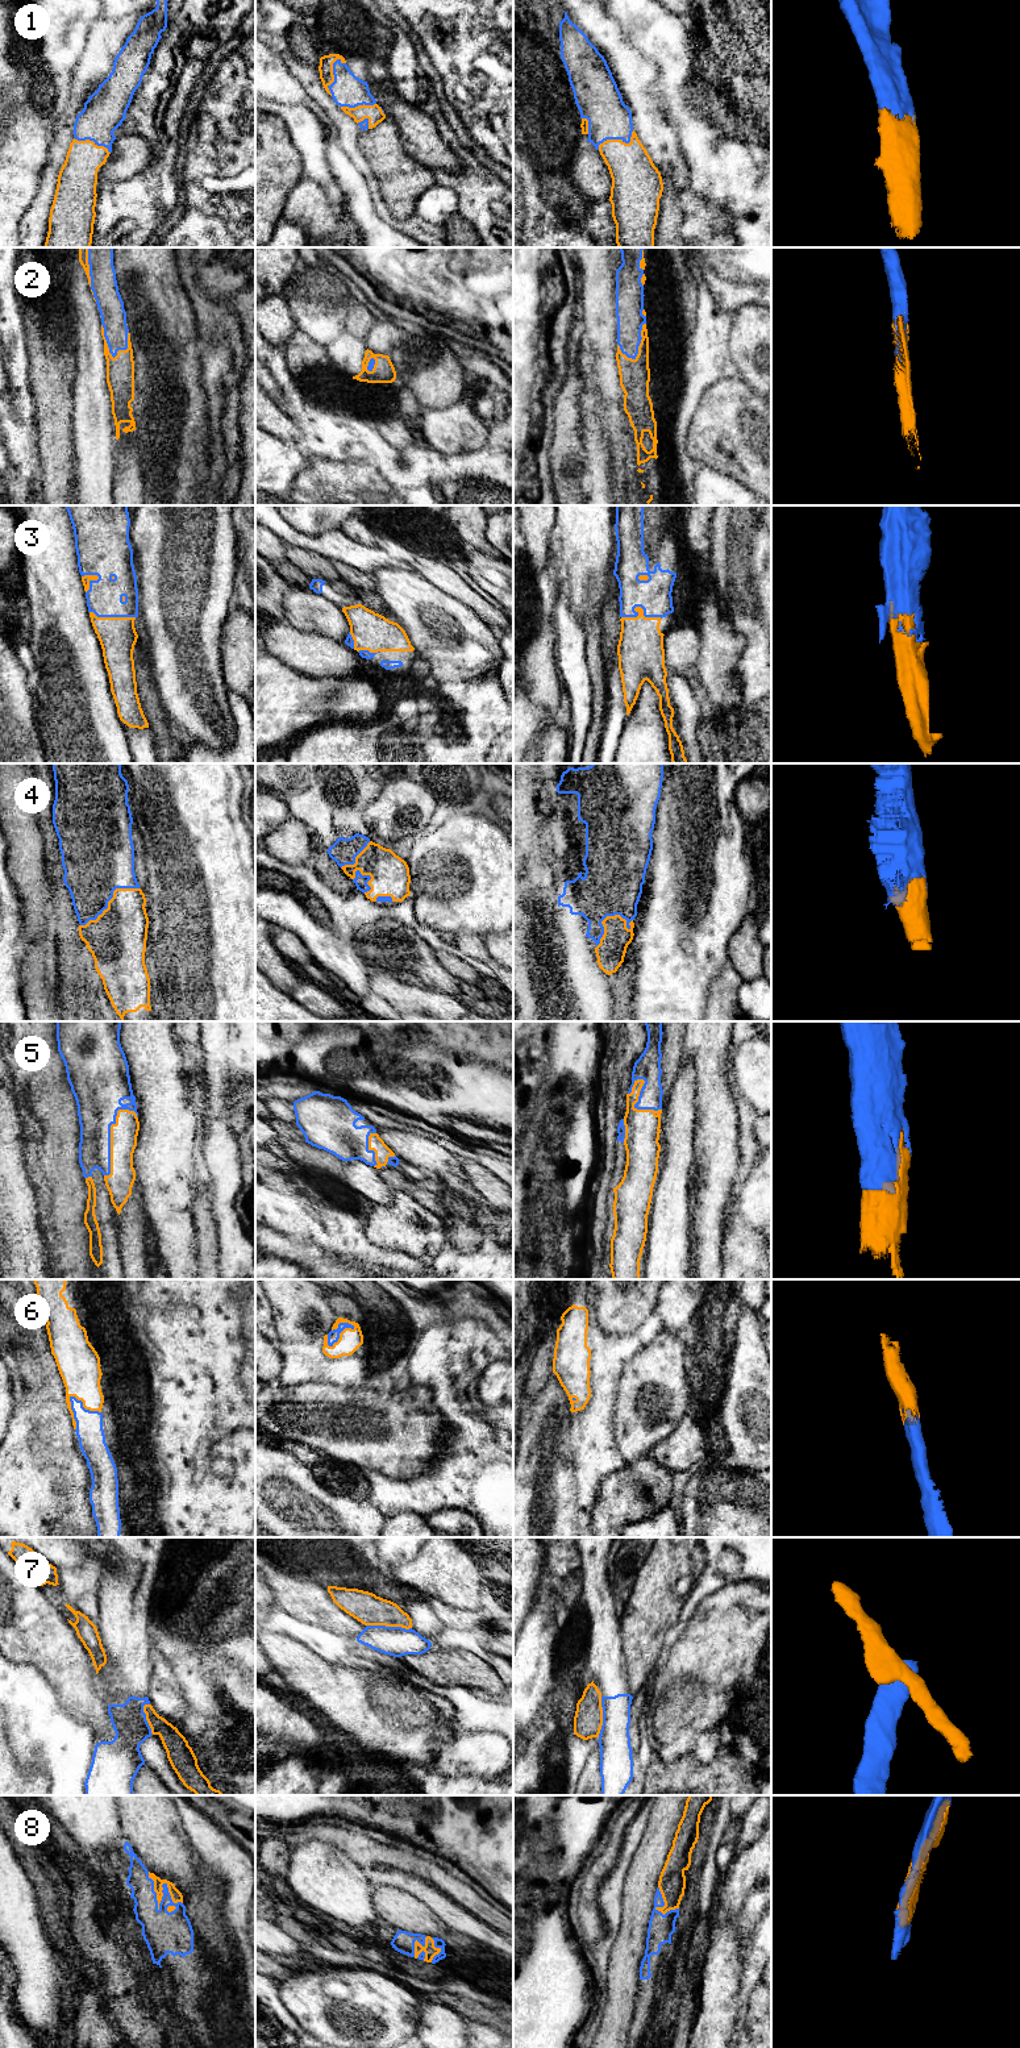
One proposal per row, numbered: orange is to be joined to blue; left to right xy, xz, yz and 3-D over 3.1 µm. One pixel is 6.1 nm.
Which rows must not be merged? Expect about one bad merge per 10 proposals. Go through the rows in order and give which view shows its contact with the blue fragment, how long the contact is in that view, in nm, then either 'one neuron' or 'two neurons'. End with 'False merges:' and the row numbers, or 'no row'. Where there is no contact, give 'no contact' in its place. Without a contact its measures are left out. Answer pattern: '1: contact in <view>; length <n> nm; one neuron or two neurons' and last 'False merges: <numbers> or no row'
1: contact in xz; length 240 nm; one neuron
2: contact in xy; length 220 nm; one neuron
3: contact in yz; length 240 nm; one neuron
4: contact in xy; length 420 nm; one neuron
5: contact in xy; length 440 nm; one neuron
6: contact in xz; length 200 nm; one neuron
7: contact in xz; length 280 nm; two neurons
8: contact in xy; length 300 nm; one neuron
False merges: 7

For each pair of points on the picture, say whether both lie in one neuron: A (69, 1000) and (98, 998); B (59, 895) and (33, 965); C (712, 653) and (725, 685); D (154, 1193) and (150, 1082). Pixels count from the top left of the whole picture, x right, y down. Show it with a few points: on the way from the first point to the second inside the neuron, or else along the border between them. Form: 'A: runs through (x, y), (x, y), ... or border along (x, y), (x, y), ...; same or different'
A: border along (91, 978), (88, 989), (90, 1007); different
B: border along (46, 878), (50, 885), (50, 904), (53, 908); different
C: runs through (716, 661), (719, 677); same
D: runs through (155, 1165), (155, 1110); same

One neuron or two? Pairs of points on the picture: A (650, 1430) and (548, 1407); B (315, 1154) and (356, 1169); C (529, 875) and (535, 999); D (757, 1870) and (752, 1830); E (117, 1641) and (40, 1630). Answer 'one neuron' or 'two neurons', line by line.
A: two neurons
B: two neurons
C: one neuron
D: two neurons
E: two neurons

